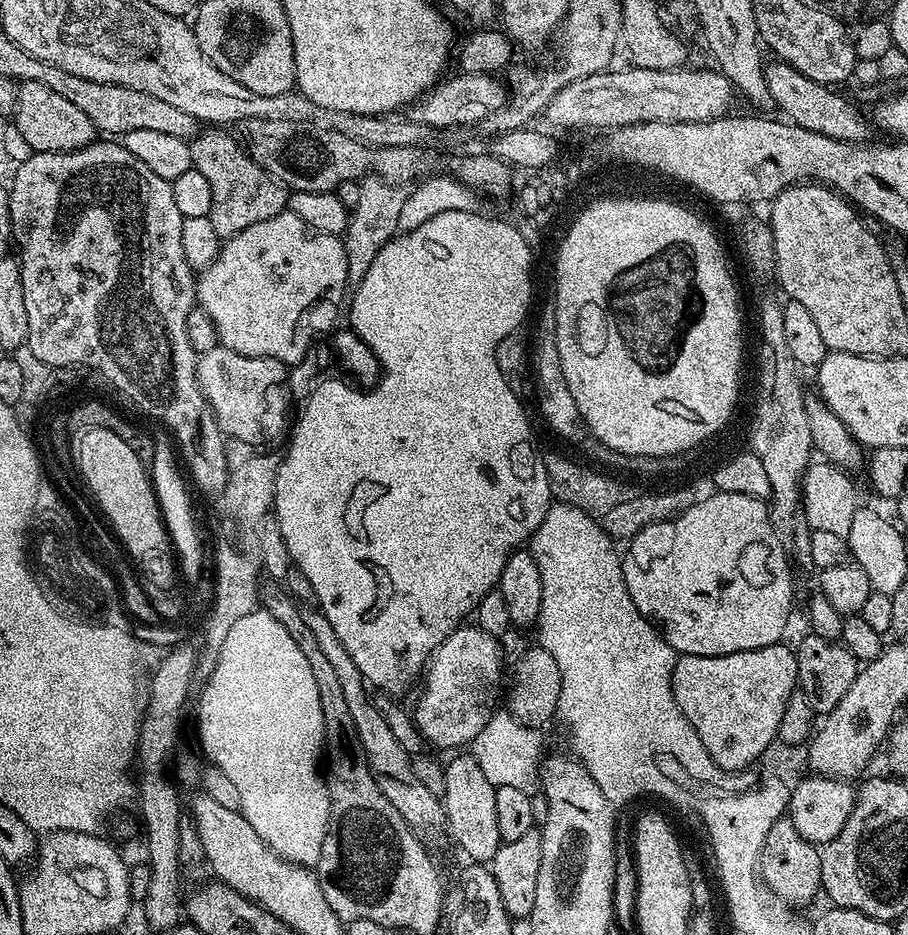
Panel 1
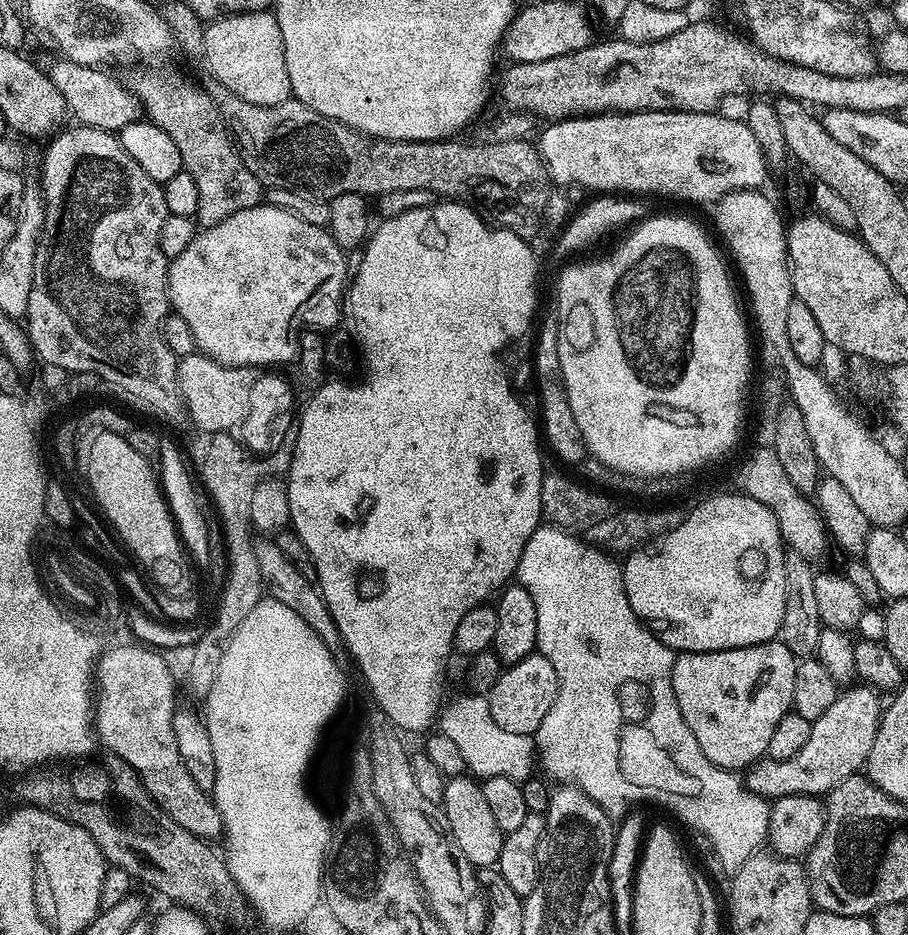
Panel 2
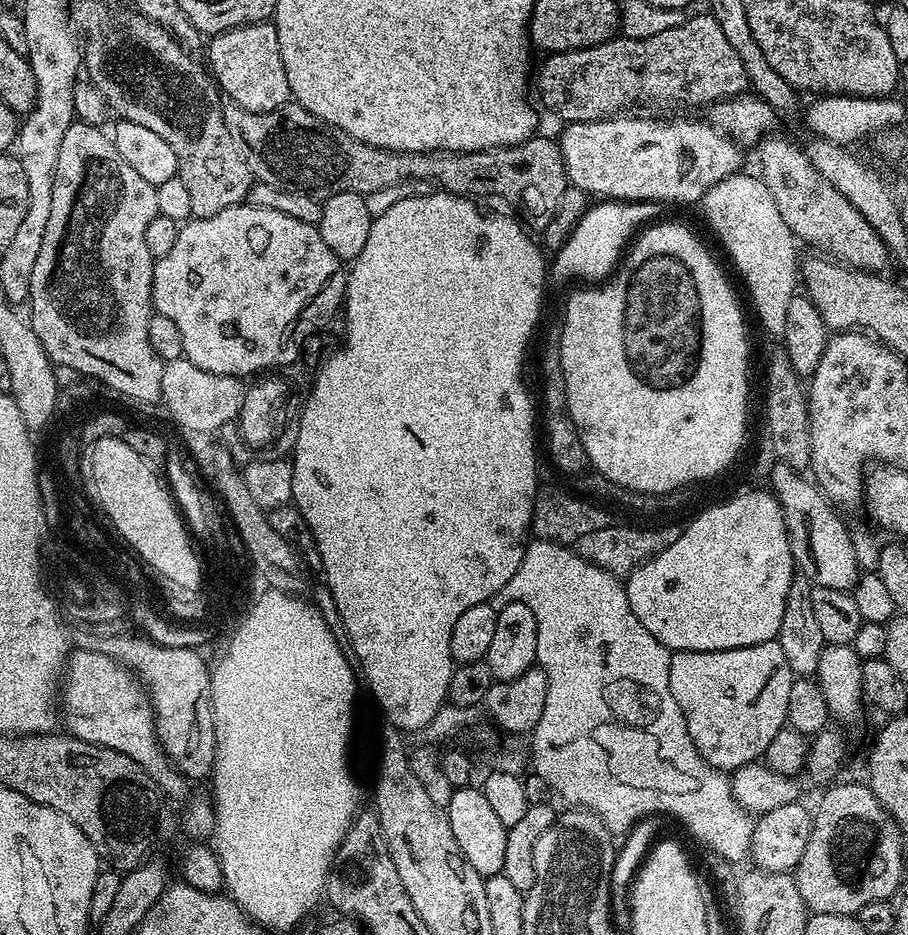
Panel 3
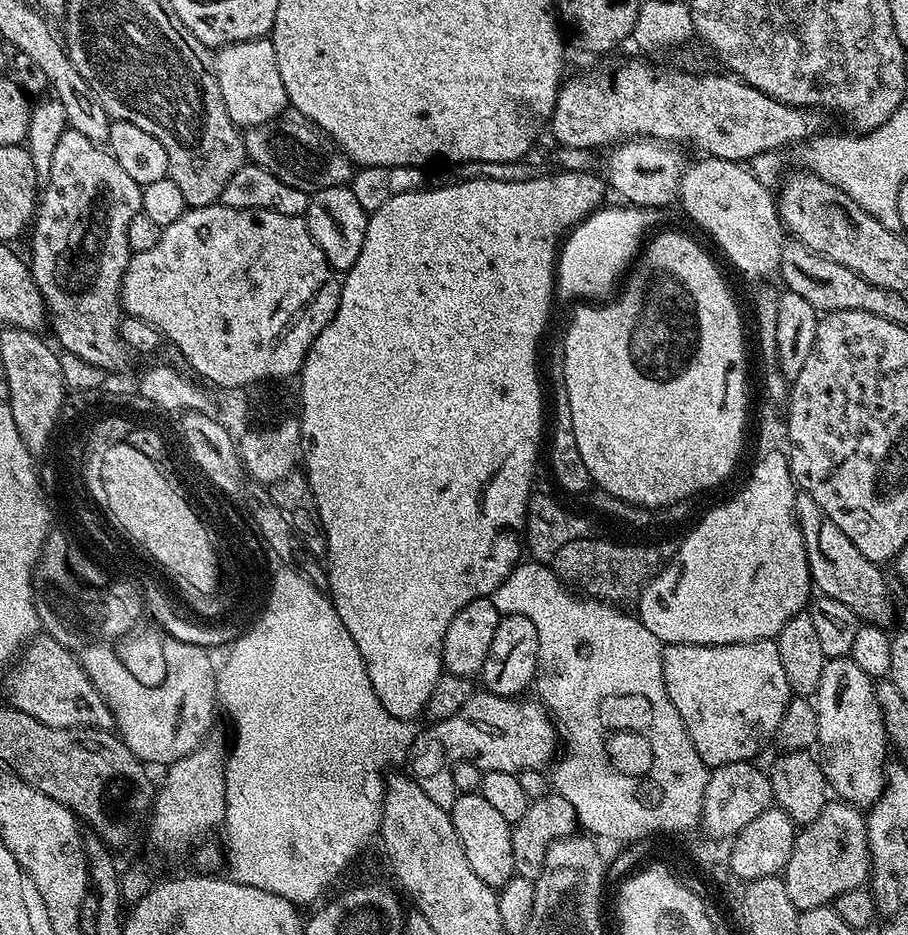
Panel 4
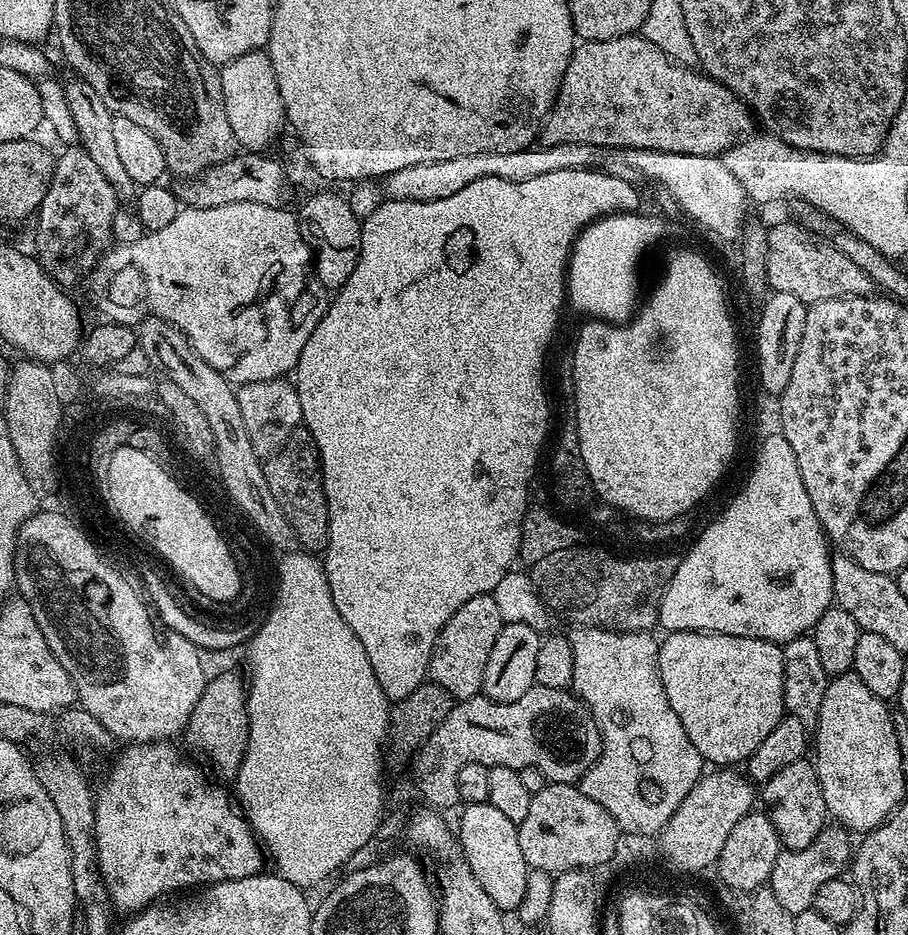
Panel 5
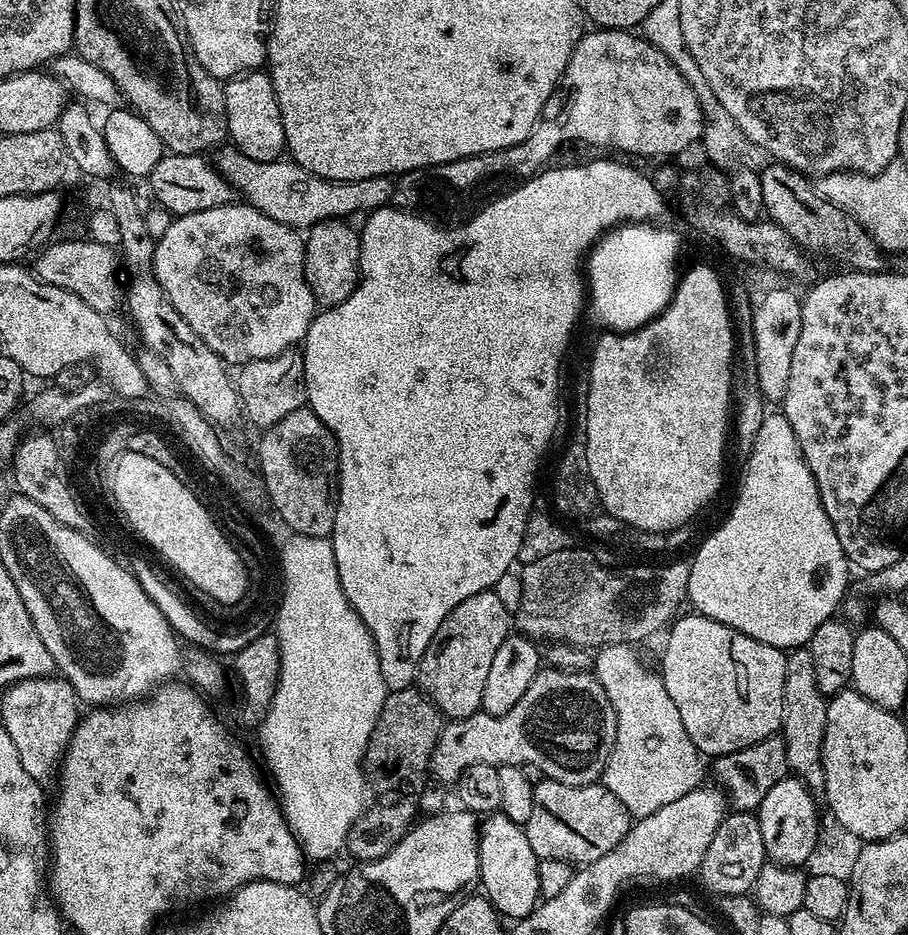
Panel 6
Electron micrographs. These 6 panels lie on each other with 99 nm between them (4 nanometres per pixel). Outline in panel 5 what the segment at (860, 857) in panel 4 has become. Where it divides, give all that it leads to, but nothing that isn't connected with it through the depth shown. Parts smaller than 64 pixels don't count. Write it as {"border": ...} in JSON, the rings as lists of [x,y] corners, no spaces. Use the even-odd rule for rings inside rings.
{"border":[[[826,826],[802,850],[781,850],[778,854],[778,862],[774,862],[774,870],[770,874],[767,887],[772,889],[774,898],[778,898],[779,904],[787,910],[791,916],[797,916],[800,912],[812,907],[814,894],[818,894],[826,882],[835,880],[845,875],[850,861],[854,855],[854,840],[849,829],[843,826]]]}

